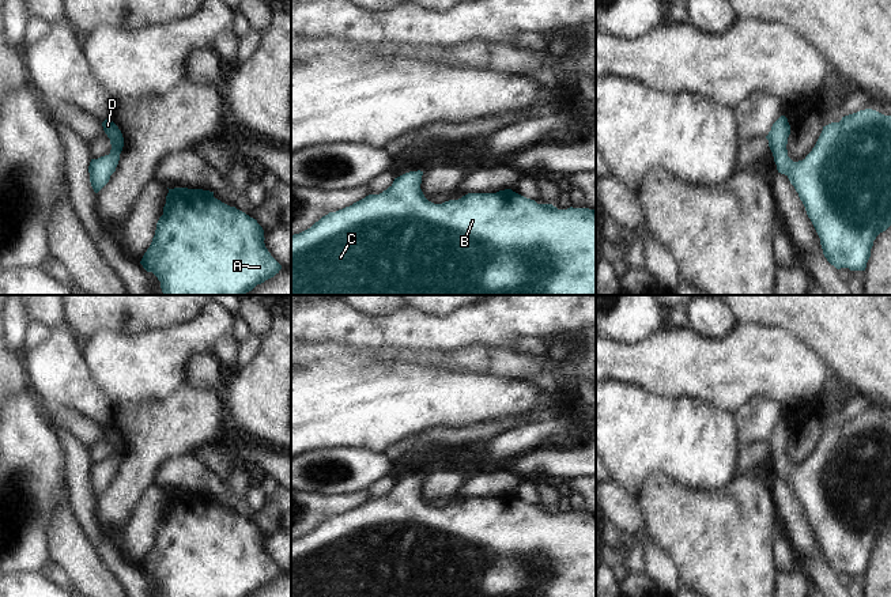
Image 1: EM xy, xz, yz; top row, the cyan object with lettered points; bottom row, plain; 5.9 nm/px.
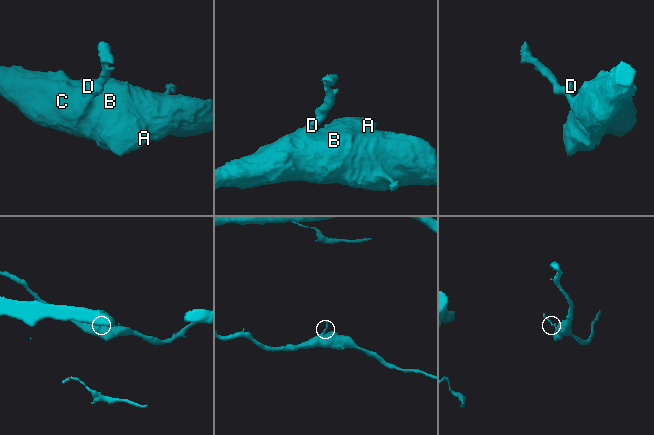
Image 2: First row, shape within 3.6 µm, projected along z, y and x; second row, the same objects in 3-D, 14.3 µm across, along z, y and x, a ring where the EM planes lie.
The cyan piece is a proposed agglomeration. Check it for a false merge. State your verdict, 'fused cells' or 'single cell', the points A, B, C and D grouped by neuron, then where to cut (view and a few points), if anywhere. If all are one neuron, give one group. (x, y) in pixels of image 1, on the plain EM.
single cell; A B C D; no cut

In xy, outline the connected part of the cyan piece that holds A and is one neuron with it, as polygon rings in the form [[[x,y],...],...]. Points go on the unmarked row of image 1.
[[[174,492],[140,568],[158,582],[162,597],[249,597],[282,574],[264,544],[256,524],[215,503],[214,496]]]

